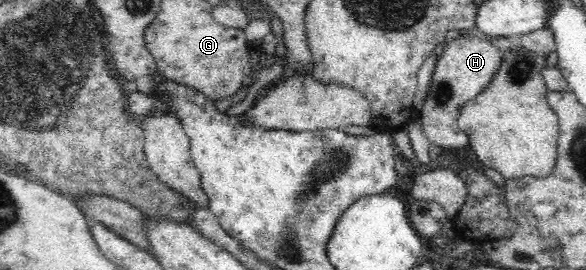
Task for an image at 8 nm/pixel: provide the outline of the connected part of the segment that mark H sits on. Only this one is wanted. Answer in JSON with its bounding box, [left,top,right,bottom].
[419,34,504,154]

